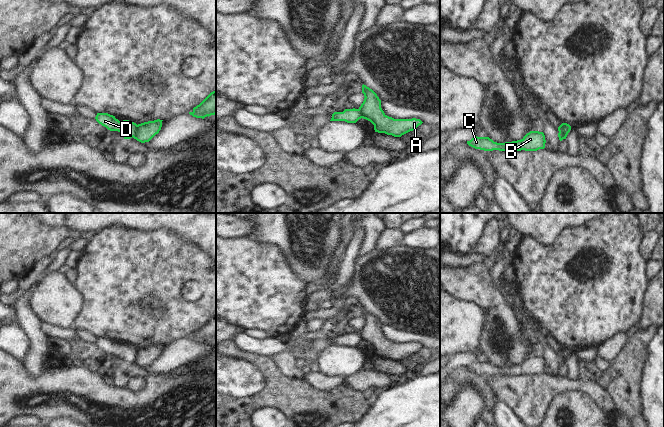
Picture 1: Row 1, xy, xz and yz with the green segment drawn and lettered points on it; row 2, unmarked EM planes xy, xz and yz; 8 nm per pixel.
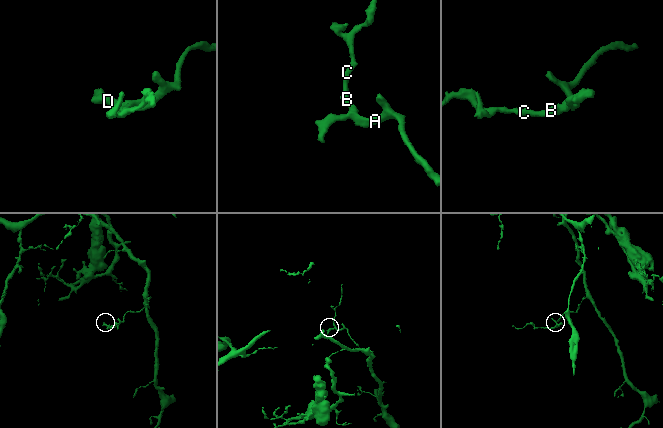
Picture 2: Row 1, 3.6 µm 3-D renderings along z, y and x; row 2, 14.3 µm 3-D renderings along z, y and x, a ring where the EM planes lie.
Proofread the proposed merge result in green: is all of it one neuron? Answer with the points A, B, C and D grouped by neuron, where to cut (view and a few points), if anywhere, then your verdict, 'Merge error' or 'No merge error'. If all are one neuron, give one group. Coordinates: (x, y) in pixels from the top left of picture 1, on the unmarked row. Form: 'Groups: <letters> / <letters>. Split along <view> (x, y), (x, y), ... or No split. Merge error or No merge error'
Groups: A B C / D. Split along xy (137, 349), (132, 360). Merge error

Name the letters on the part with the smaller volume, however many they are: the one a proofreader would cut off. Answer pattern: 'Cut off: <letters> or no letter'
Cut off: D

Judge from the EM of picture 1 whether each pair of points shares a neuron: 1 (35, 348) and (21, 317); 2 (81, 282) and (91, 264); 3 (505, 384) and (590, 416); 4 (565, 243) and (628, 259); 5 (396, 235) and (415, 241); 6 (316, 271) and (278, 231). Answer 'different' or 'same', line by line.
1: same
2: same
3: different
4: same
5: different
6: same

